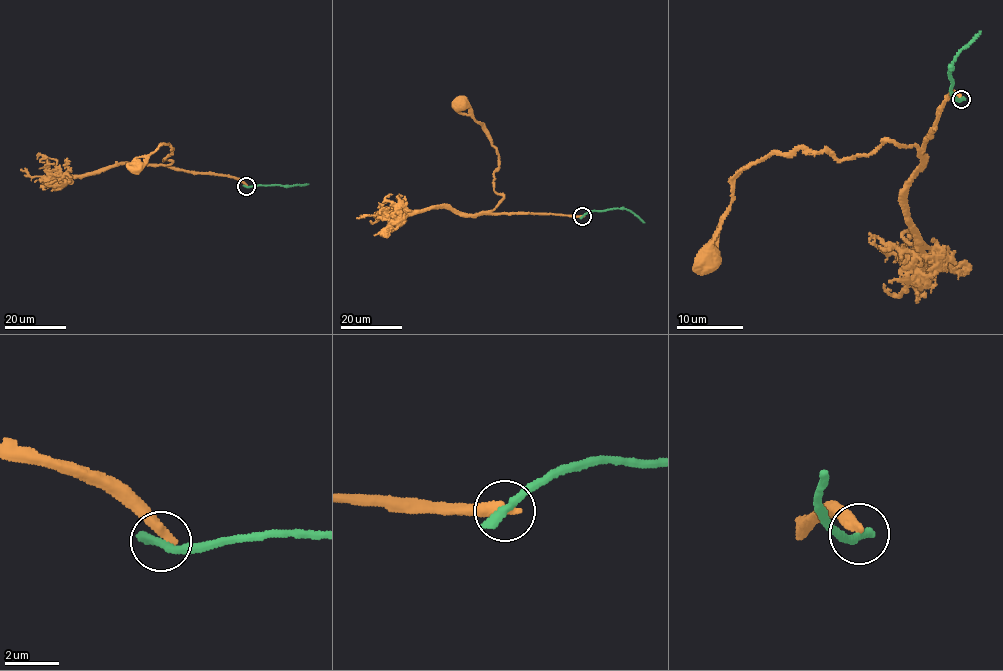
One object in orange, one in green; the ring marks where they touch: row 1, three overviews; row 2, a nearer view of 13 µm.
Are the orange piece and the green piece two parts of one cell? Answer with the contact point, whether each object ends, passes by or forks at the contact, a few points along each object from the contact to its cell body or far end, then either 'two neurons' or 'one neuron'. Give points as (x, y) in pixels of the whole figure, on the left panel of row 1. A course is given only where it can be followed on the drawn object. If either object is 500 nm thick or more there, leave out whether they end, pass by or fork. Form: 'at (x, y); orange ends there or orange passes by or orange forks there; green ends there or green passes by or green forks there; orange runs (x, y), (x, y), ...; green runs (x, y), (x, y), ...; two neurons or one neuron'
at (246, 186); orange ends there; green ends there; orange runs (246, 186), (234, 177), (158, 165), (172, 162), (163, 160), (174, 148), (163, 143), (135, 170); green runs (246, 186), (308, 184); two neurons

